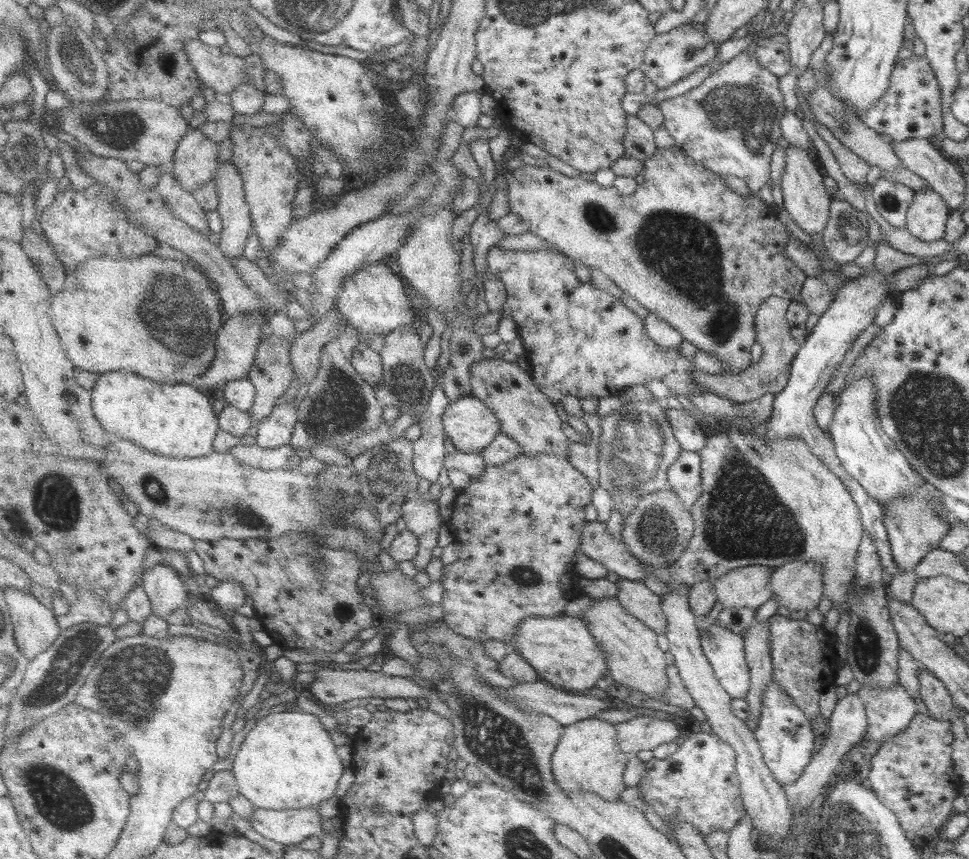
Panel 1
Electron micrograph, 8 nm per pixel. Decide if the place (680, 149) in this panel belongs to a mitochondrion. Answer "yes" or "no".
no

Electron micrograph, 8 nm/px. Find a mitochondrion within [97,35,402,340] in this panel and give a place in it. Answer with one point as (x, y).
(168, 67)

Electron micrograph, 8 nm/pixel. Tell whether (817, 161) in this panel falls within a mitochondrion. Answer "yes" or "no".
no

